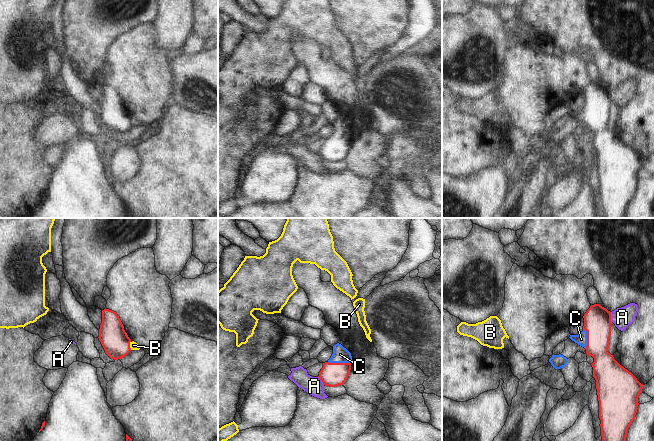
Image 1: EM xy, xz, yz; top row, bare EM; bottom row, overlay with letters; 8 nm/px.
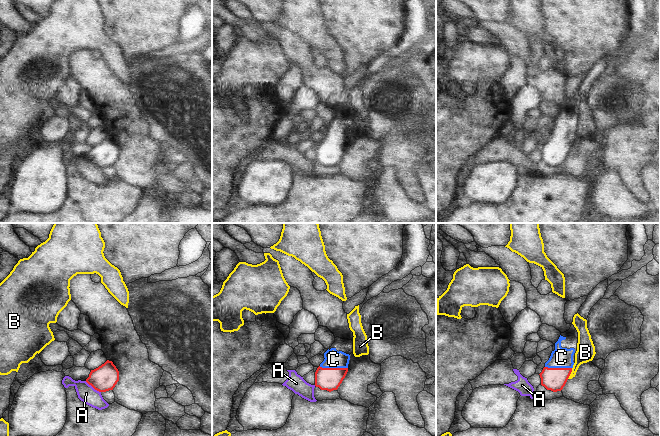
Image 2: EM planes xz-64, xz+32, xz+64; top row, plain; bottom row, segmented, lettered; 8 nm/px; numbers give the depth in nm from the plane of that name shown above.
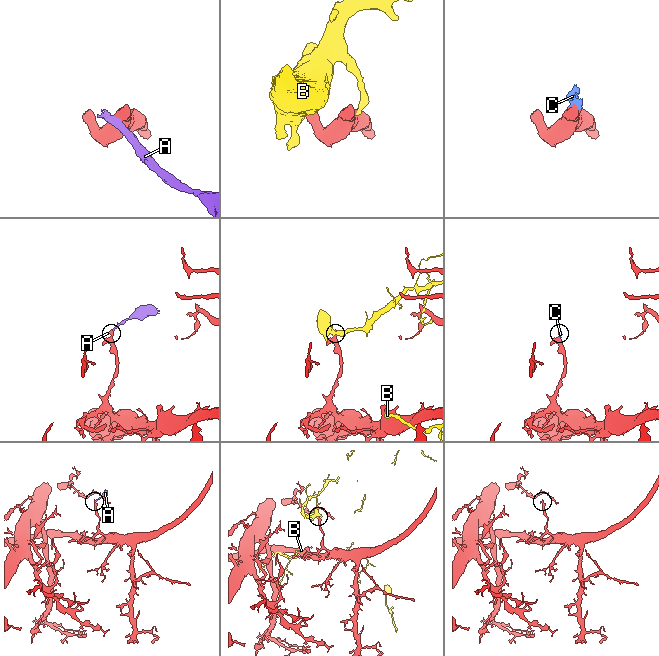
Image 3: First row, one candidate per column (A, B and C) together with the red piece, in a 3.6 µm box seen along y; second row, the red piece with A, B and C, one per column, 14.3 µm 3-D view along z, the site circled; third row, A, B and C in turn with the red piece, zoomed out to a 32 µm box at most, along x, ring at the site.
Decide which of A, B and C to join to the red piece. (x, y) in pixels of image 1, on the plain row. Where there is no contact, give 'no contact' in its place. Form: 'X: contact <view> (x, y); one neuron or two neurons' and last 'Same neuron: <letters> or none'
A: contact yz (610, 93); two neurons
B: contact xy (129, 121); two neurons
C: contact xz (339, 139); one neuron
Same neuron: C

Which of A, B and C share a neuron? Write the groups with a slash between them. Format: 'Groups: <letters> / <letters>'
Groups: A / B / C.

